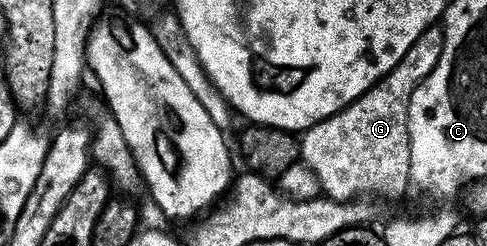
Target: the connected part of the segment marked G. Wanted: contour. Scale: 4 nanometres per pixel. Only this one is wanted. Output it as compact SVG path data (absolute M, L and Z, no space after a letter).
M429 29L421 32L419 38L411 42L407 54L399 58L396 66L370 86L359 99L353 100L334 116L328 116L318 124L304 129L300 137L301 160L308 168L315 170L321 183L321 191L328 199L352 202L369 194L365 192L374 192L377 196L401 196L411 188L411 150L407 130L409 99L415 86L423 82L425 73L435 70L432 64L438 61L439 54L443 54L443 30Z

